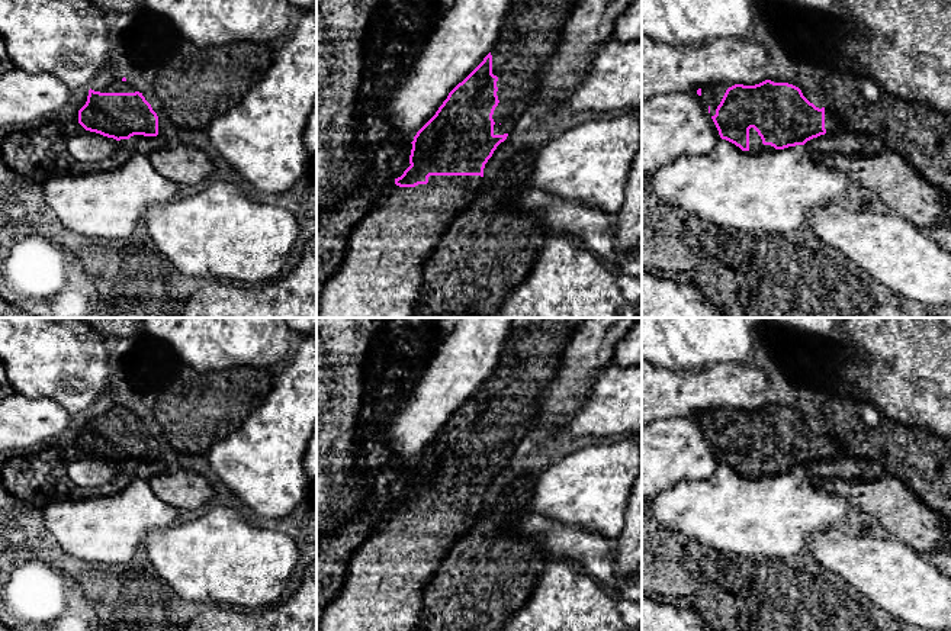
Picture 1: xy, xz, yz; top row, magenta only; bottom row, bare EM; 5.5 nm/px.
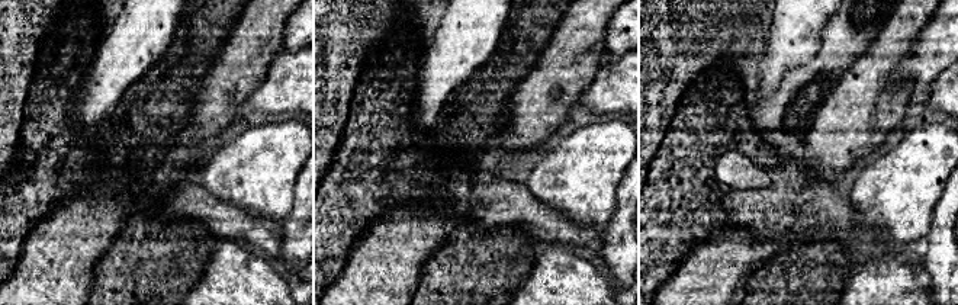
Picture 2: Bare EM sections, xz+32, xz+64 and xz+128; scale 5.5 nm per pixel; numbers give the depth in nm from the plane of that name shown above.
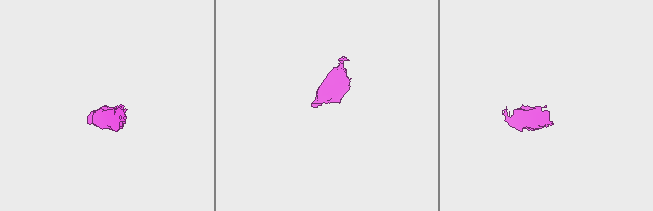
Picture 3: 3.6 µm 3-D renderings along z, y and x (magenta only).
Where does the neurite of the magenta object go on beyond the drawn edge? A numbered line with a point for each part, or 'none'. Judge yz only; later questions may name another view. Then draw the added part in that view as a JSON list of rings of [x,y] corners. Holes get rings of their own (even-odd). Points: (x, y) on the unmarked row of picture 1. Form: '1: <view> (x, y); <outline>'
1: yz (832, 448); [[[825,432],[825,454],[829,457],[848,455],[842,445]]]
2: yz (755, 467); [[[751,453],[749,454],[749,477],[761,477],[761,476],[774,476],[775,473],[771,470],[764,470],[758,457]]]

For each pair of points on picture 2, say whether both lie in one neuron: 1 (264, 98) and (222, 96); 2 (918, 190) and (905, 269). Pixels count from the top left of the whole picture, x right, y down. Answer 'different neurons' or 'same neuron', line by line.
1: different neurons
2: different neurons

